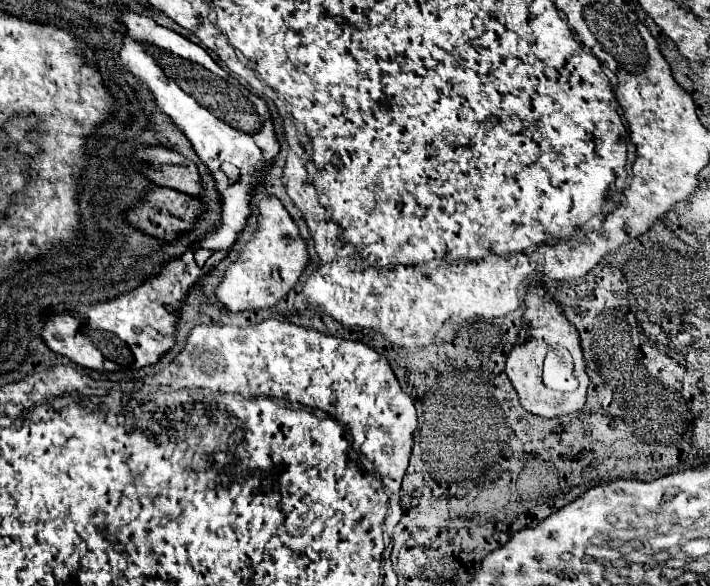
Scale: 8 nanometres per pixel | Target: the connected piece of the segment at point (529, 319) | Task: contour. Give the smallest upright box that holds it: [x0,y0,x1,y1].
[506,286,590,418]

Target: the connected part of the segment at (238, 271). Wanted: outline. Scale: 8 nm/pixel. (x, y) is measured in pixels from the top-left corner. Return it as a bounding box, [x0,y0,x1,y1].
[216,196,308,312]

